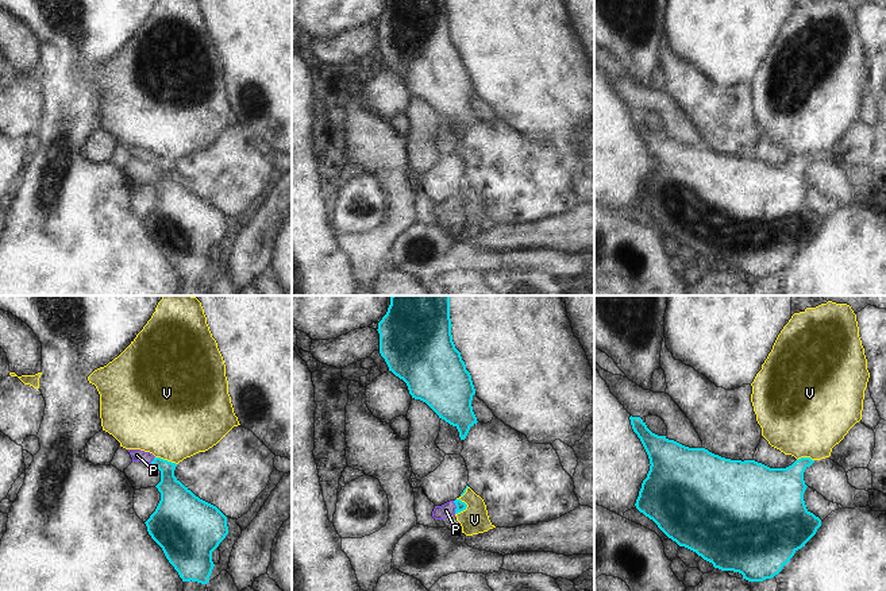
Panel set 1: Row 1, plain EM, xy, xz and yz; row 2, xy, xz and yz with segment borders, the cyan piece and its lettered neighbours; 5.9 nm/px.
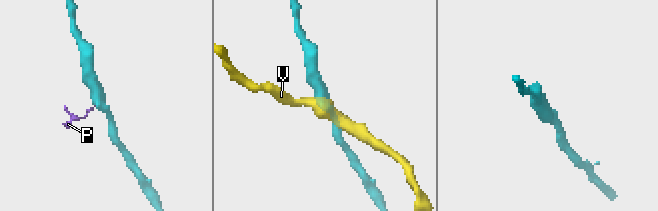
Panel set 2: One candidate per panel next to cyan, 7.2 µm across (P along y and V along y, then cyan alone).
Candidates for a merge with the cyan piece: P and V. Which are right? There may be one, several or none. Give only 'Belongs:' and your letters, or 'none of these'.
Belongs: P

